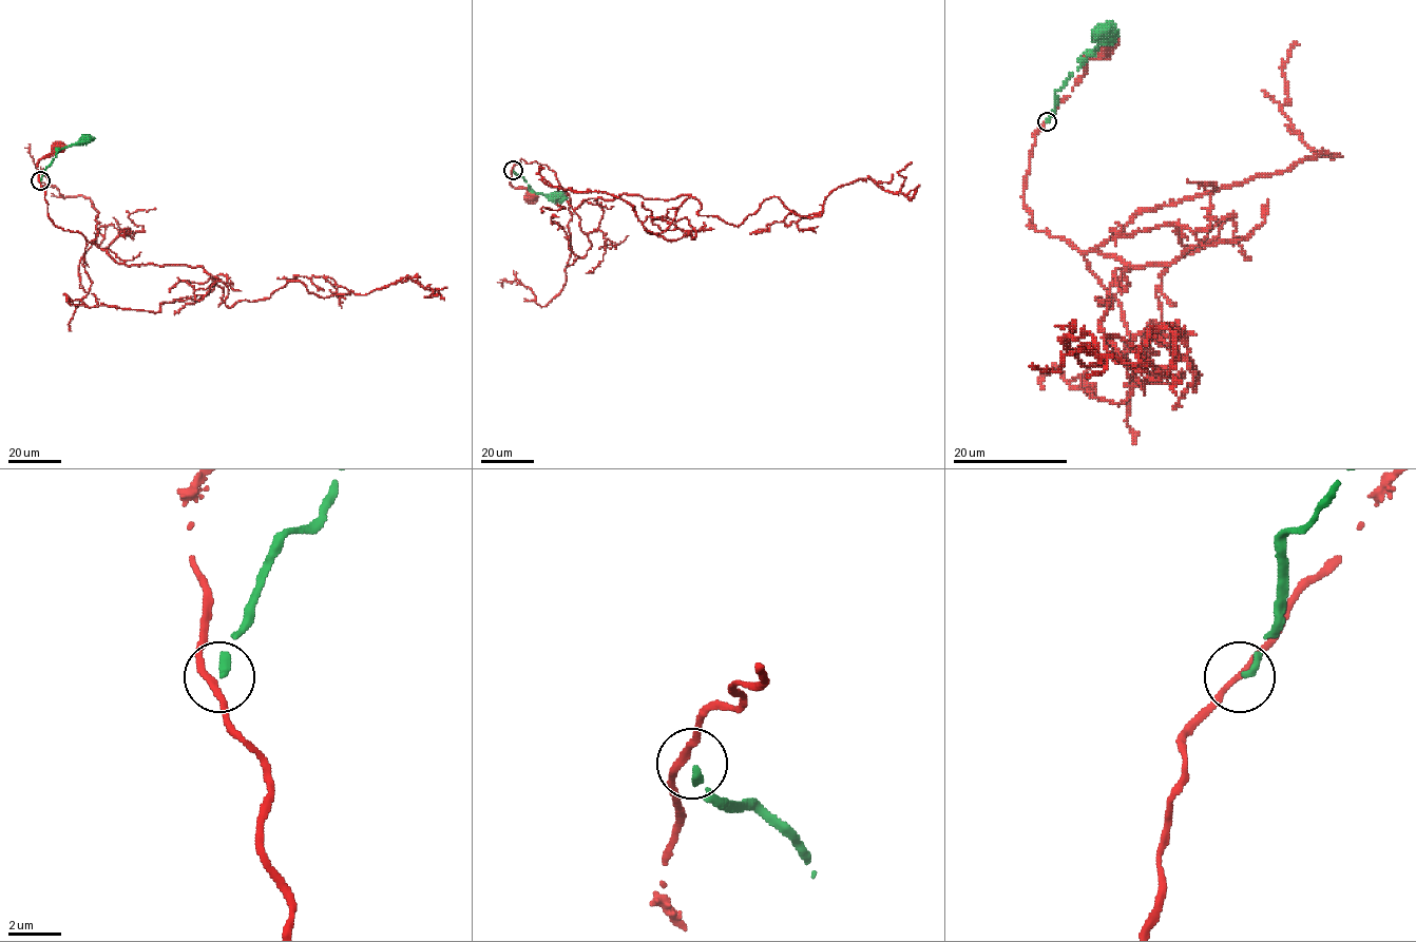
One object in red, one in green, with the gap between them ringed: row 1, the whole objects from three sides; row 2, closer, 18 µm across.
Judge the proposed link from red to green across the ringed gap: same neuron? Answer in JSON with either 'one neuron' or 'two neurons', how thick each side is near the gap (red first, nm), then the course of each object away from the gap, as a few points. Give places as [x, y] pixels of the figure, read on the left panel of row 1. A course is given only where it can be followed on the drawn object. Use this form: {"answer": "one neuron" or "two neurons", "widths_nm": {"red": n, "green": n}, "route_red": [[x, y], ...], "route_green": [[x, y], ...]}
{"answer": "two neurons", "widths_nm": {"red": 240, "green": 280}, "route_red": [[39, 180], [37, 162], [49, 156], [55, 147]], "route_green": [[40, 180], [59, 150], [84, 140]]}

